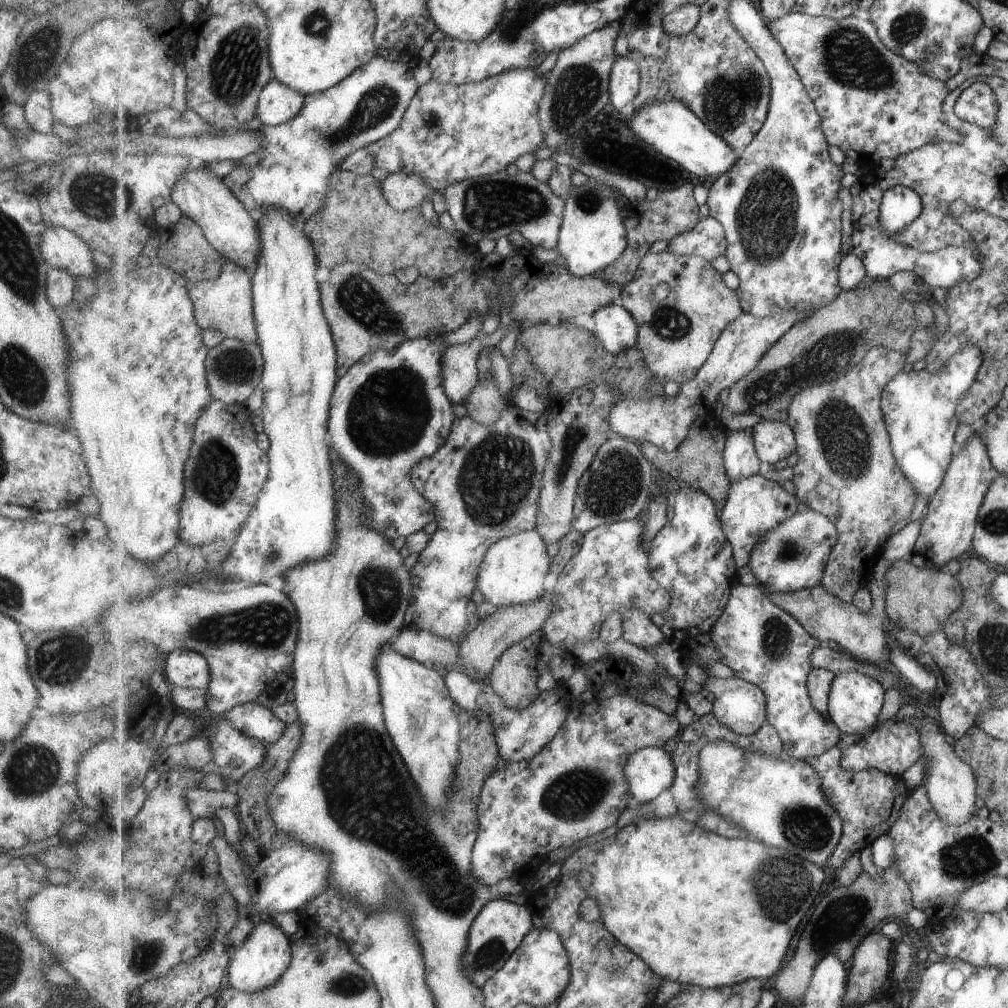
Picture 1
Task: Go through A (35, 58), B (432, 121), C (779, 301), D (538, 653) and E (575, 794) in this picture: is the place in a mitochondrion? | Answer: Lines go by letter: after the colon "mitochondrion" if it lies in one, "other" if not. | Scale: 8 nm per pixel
A: mitochondrion
B: other
C: other
D: other
E: mitochondrion

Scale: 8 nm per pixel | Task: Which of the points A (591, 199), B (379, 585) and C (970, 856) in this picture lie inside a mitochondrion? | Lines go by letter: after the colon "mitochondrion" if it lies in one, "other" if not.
A: mitochondrion
B: mitochondrion
C: mitochondrion

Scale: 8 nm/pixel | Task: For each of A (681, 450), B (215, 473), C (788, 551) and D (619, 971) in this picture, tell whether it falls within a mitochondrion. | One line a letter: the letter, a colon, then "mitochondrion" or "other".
A: other
B: mitochondrion
C: mitochondrion
D: mitochondrion

